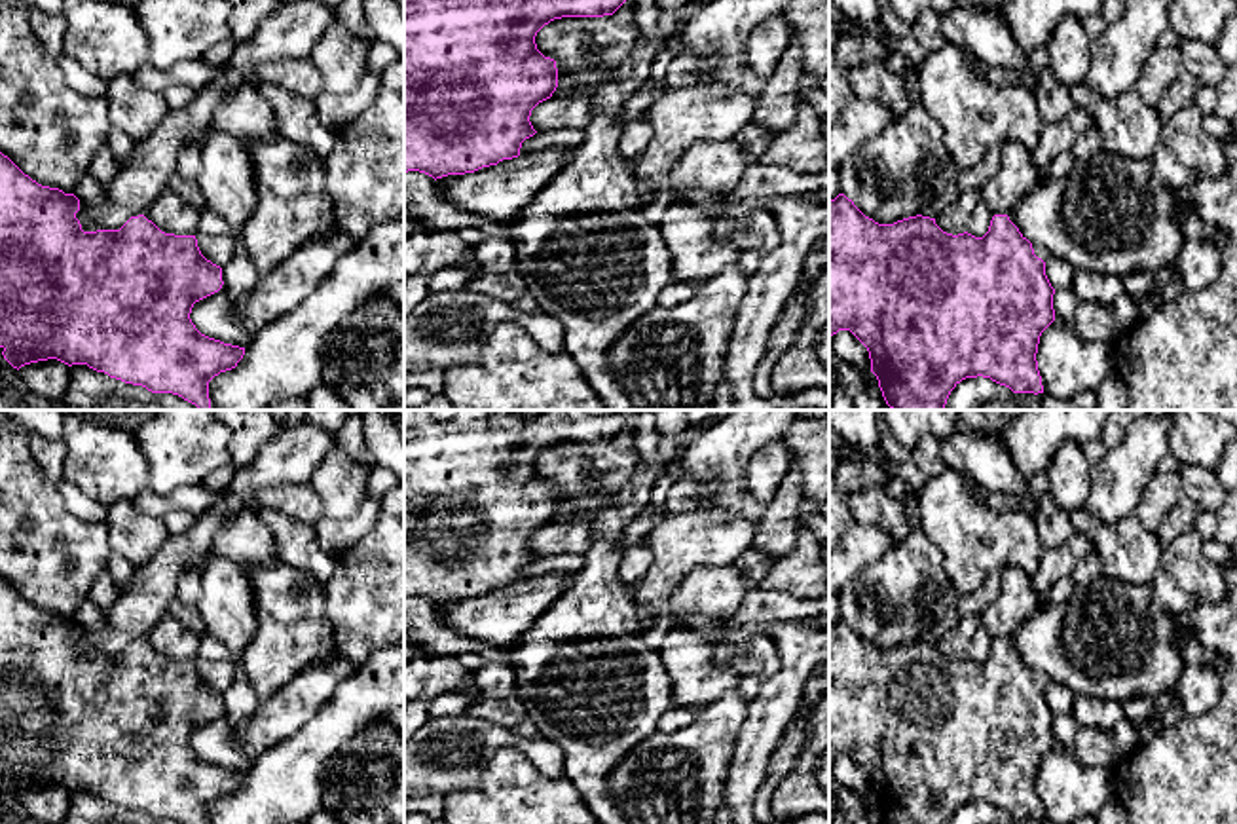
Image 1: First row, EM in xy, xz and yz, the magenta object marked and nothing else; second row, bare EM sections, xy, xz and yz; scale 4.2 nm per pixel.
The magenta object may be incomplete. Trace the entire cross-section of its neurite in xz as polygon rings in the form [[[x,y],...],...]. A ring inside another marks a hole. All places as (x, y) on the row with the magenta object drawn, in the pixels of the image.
[[[404,0],[404,173],[419,171],[442,178],[448,175],[474,173],[520,156],[522,142],[533,137],[531,110],[552,97],[558,87],[556,61],[545,57],[535,44],[537,32],[562,17],[603,17],[613,15],[626,0]]]

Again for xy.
[[[0,152],[0,347],[4,359],[17,370],[47,359],[68,366],[87,365],[152,393],[178,395],[197,410],[214,410],[209,382],[235,368],[245,347],[201,334],[190,313],[195,302],[222,289],[222,268],[201,254],[195,235],[165,234],[144,215],[131,216],[120,230],[83,232],[76,218],[78,211],[80,199],[74,194],[38,184]]]

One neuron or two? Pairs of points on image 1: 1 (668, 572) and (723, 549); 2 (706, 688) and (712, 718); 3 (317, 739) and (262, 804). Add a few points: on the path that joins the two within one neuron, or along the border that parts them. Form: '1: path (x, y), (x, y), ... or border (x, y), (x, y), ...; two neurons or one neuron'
1: path (682, 559), (691, 549), (710, 549); one neuron
2: border (737, 688), (704, 707); two neurons
3: path (308, 754), (277, 788); one neuron

